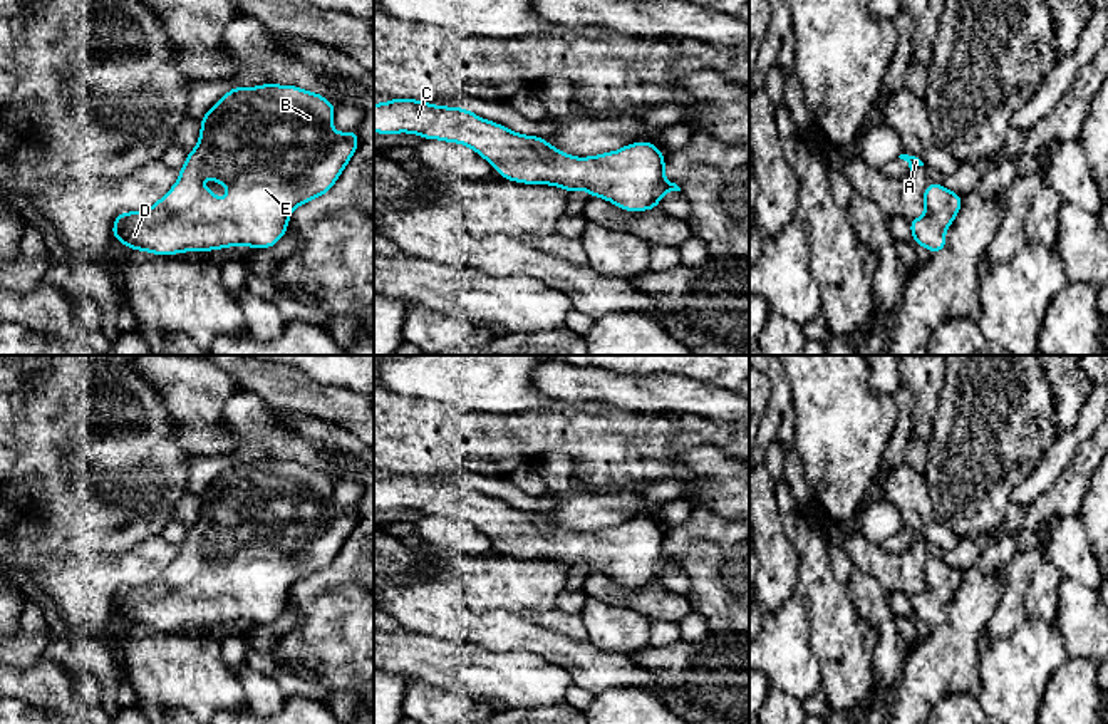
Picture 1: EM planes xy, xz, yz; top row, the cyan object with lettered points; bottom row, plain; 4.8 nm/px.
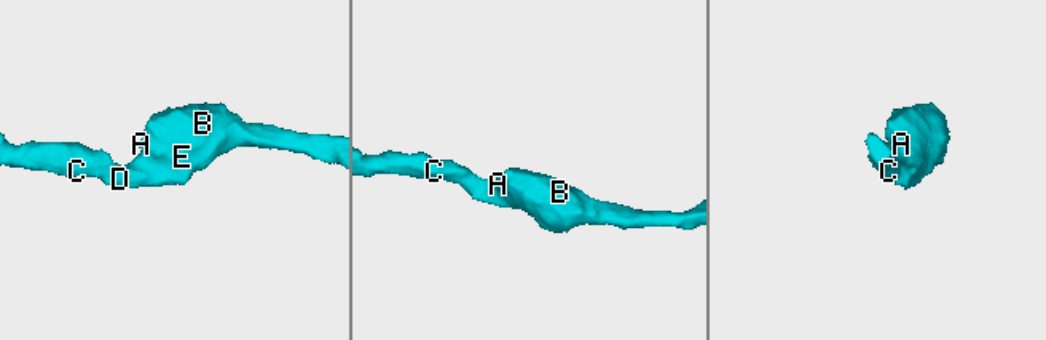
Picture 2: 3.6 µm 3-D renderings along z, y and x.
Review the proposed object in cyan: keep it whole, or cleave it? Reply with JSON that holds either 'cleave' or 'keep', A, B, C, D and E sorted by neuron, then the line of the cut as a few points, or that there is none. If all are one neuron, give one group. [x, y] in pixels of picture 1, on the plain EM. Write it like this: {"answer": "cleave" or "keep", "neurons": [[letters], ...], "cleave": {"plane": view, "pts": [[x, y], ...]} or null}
{"answer": "keep", "neurons": [["A", "B", "C", "D", "E"]], "cleave": null}

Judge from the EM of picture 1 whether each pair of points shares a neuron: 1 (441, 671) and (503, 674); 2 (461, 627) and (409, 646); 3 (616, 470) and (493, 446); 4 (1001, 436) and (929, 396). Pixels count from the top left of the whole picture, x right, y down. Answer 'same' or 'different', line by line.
1: same
2: different
3: same
4: different

